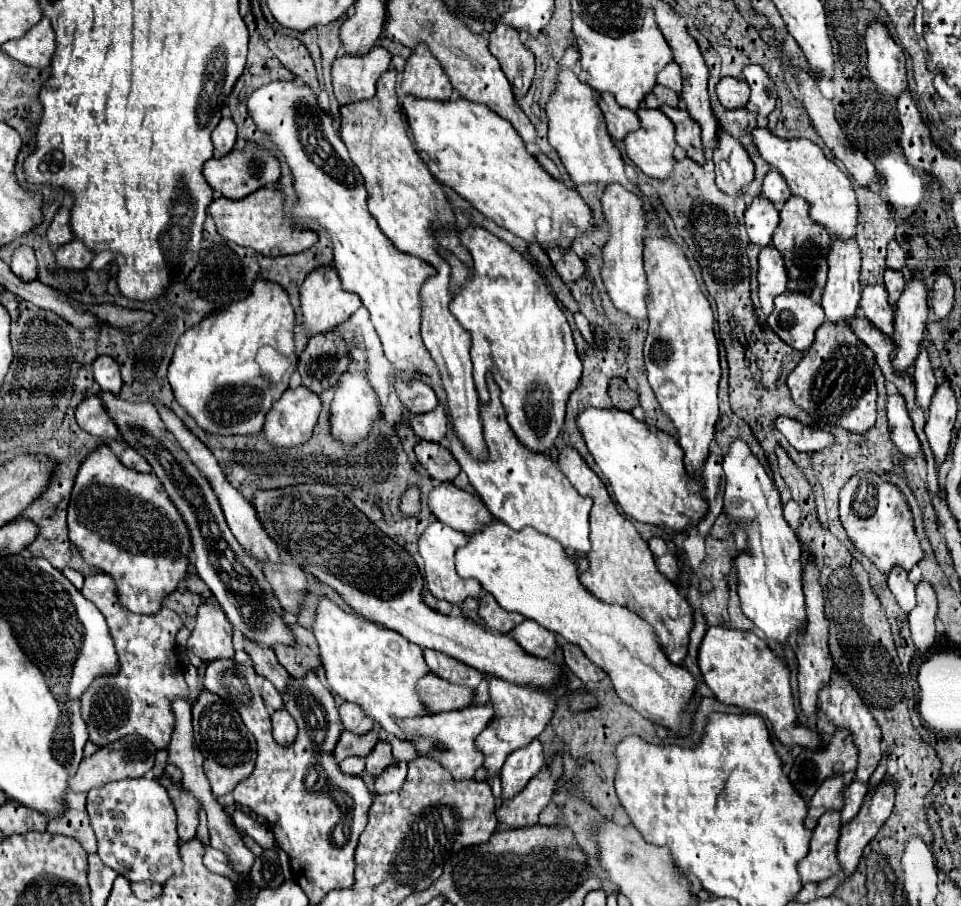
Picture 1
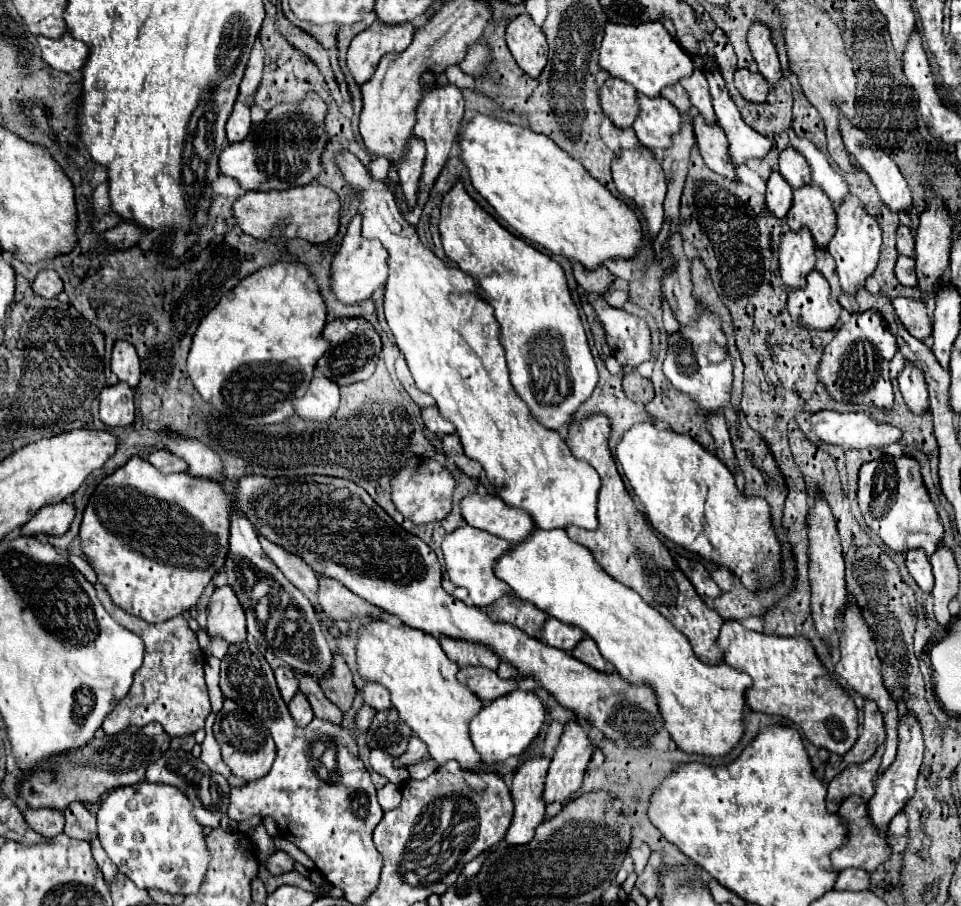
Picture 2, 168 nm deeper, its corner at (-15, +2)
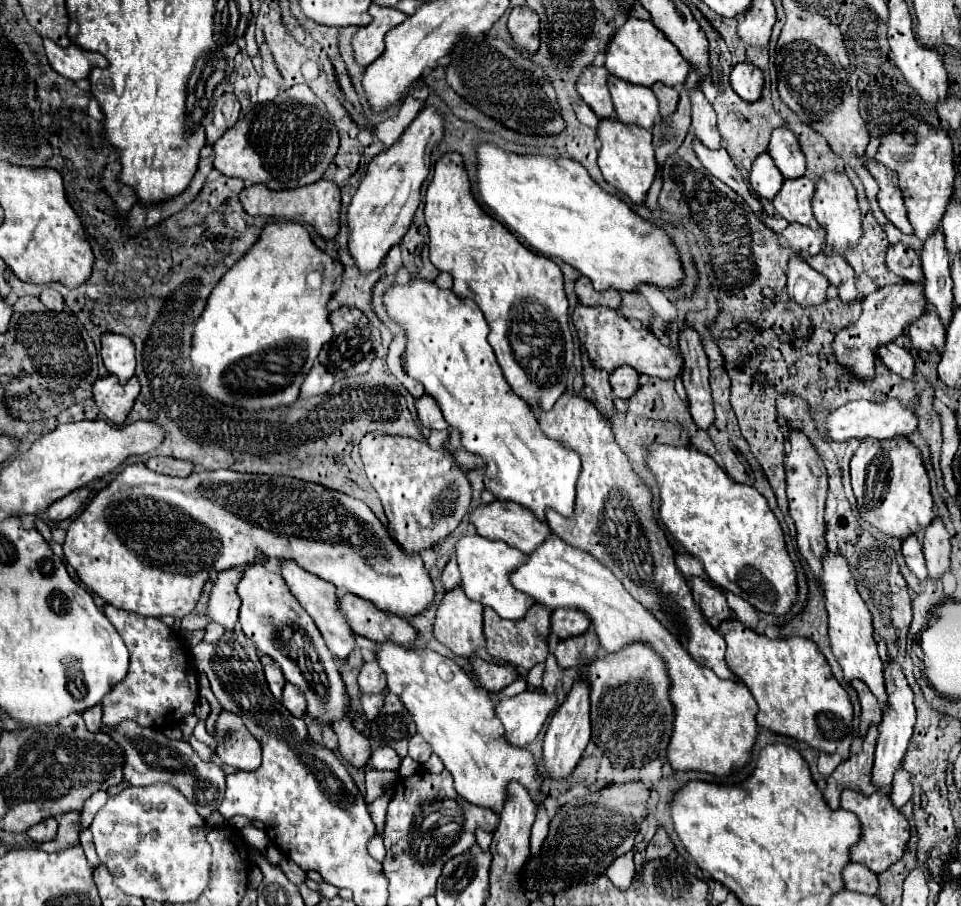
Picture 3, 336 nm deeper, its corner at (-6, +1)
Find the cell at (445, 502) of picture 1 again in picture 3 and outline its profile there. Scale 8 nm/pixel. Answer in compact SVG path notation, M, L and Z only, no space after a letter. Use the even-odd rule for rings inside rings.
M493 501L481 509L475 509L471 515L469 515L471 523L475 525L477 533L483 535L483 537L489 537L489 539L499 539L503 543L507 543L509 547L515 547L527 555L531 555L545 539L551 537L551 529L545 521L539 521L531 509L527 507L521 507L519 503L503 503L503 501Z

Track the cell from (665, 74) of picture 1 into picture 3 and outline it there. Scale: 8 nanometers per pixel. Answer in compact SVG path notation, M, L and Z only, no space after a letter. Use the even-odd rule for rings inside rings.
M701 89L691 93L693 103L693 123L691 131L709 149L721 149L721 135L717 131L717 117L711 103L705 99Z

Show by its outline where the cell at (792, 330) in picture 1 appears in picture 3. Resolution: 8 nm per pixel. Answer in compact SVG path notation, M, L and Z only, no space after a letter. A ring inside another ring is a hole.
M791 257L787 261L787 291L799 305L819 305L825 301L827 279L811 269L801 257Z

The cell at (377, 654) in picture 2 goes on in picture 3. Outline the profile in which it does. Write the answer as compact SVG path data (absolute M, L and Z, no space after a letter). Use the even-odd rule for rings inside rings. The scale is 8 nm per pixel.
M389 641L377 643L377 663L387 673L389 691L395 693L409 709L417 725L417 733L433 747L433 753L439 755L439 759L445 763L445 769L453 775L455 789L461 797L479 807L487 807L499 815L507 801L507 785L511 781L517 781L531 793L539 809L539 805L545 801L545 795L541 793L541 781L533 755L527 749L515 749L515 745L507 745L507 741L503 741L503 725L499 725L499 719L495 717L495 703L487 689L479 689L471 675L465 673L455 661L423 645L417 649L405 649Z

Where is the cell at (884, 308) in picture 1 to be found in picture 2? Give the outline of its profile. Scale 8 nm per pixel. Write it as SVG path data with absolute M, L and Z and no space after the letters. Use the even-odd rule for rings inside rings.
M890 298L900 322L906 326L906 330L918 338L918 340L926 340L932 332L932 322L926 314L926 306L920 300L912 300L912 298Z

